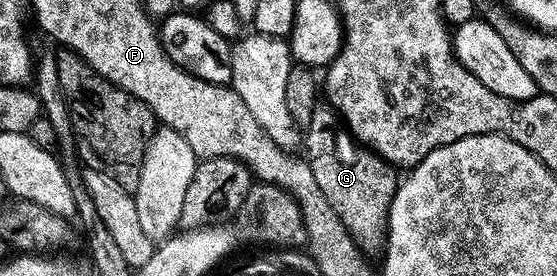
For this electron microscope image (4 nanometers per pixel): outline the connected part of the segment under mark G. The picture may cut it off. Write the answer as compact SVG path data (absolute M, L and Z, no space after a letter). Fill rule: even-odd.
M326 102L316 104L313 118L309 118L309 126L301 136L301 155L309 170L313 170L313 178L317 178L321 194L329 198L329 206L337 210L337 218L341 218L350 239L358 245L364 257L382 257L397 187L396 181L391 181L392 165L360 146L347 131L338 112Z

